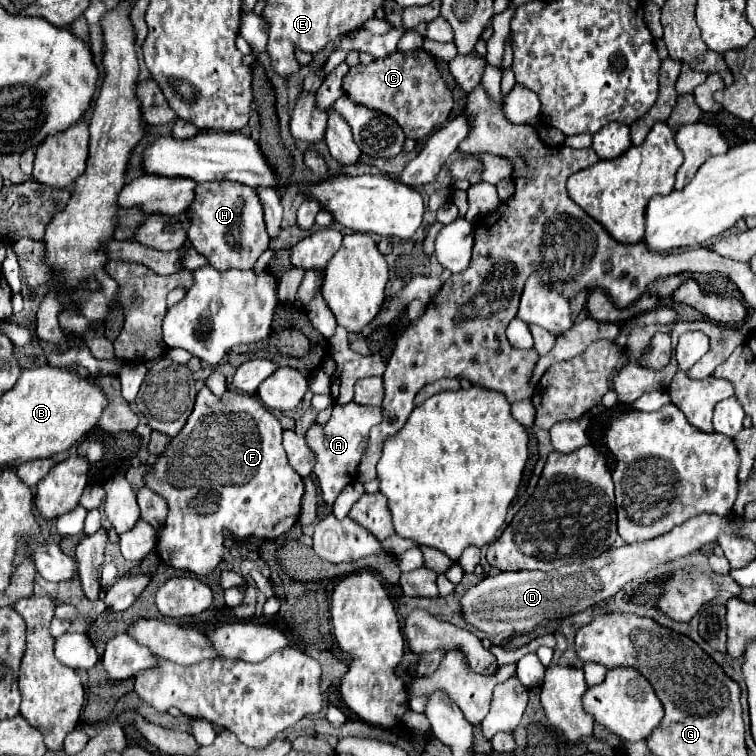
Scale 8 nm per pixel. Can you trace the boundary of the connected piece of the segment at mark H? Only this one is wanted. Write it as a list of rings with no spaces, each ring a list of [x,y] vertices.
[[[229,180],[197,184],[195,198],[187,212],[191,218],[191,226],[187,230],[189,242],[199,254],[207,258],[209,266],[219,272],[231,268],[251,270],[257,258],[269,248],[269,236],[263,222],[263,206],[253,188],[245,188],[243,184],[233,184]]]

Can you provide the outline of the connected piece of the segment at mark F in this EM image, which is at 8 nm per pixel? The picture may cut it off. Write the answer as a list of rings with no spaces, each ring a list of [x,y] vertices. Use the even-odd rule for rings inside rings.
[[[207,386],[199,390],[197,394],[197,400],[195,400],[195,408],[191,412],[191,416],[187,418],[183,430],[173,436],[165,448],[163,454],[159,454],[157,462],[153,464],[151,468],[151,478],[153,480],[147,480],[143,478],[143,486],[151,488],[155,494],[159,494],[165,502],[167,502],[167,508],[169,508],[169,514],[165,518],[165,524],[163,524],[163,530],[159,532],[159,538],[157,538],[157,554],[159,558],[173,566],[173,568],[179,568],[179,570],[189,570],[193,574],[199,574],[199,576],[205,576],[205,574],[211,574],[223,560],[223,552],[225,552],[225,546],[223,546],[223,530],[229,530],[233,532],[235,536],[259,536],[259,538],[267,538],[267,540],[273,540],[281,534],[285,534],[299,518],[299,510],[301,510],[301,496],[303,496],[303,480],[293,472],[293,468],[289,468],[289,462],[287,462],[287,456],[283,452],[283,446],[281,446],[281,434],[283,434],[283,428],[281,428],[281,422],[269,412],[269,408],[265,408],[257,396],[251,396],[251,394],[243,394],[243,392],[236,392],[228,388],[226,392],[217,397]]]

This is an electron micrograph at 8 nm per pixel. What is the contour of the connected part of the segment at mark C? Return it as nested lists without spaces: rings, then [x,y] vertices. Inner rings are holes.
[[[417,50],[413,54],[393,52],[385,58],[375,58],[367,66],[357,64],[349,68],[343,78],[343,90],[359,104],[393,116],[405,136],[413,140],[423,140],[439,130],[447,122],[453,108],[453,94],[445,86],[443,78],[439,78],[435,58],[425,50]]]

